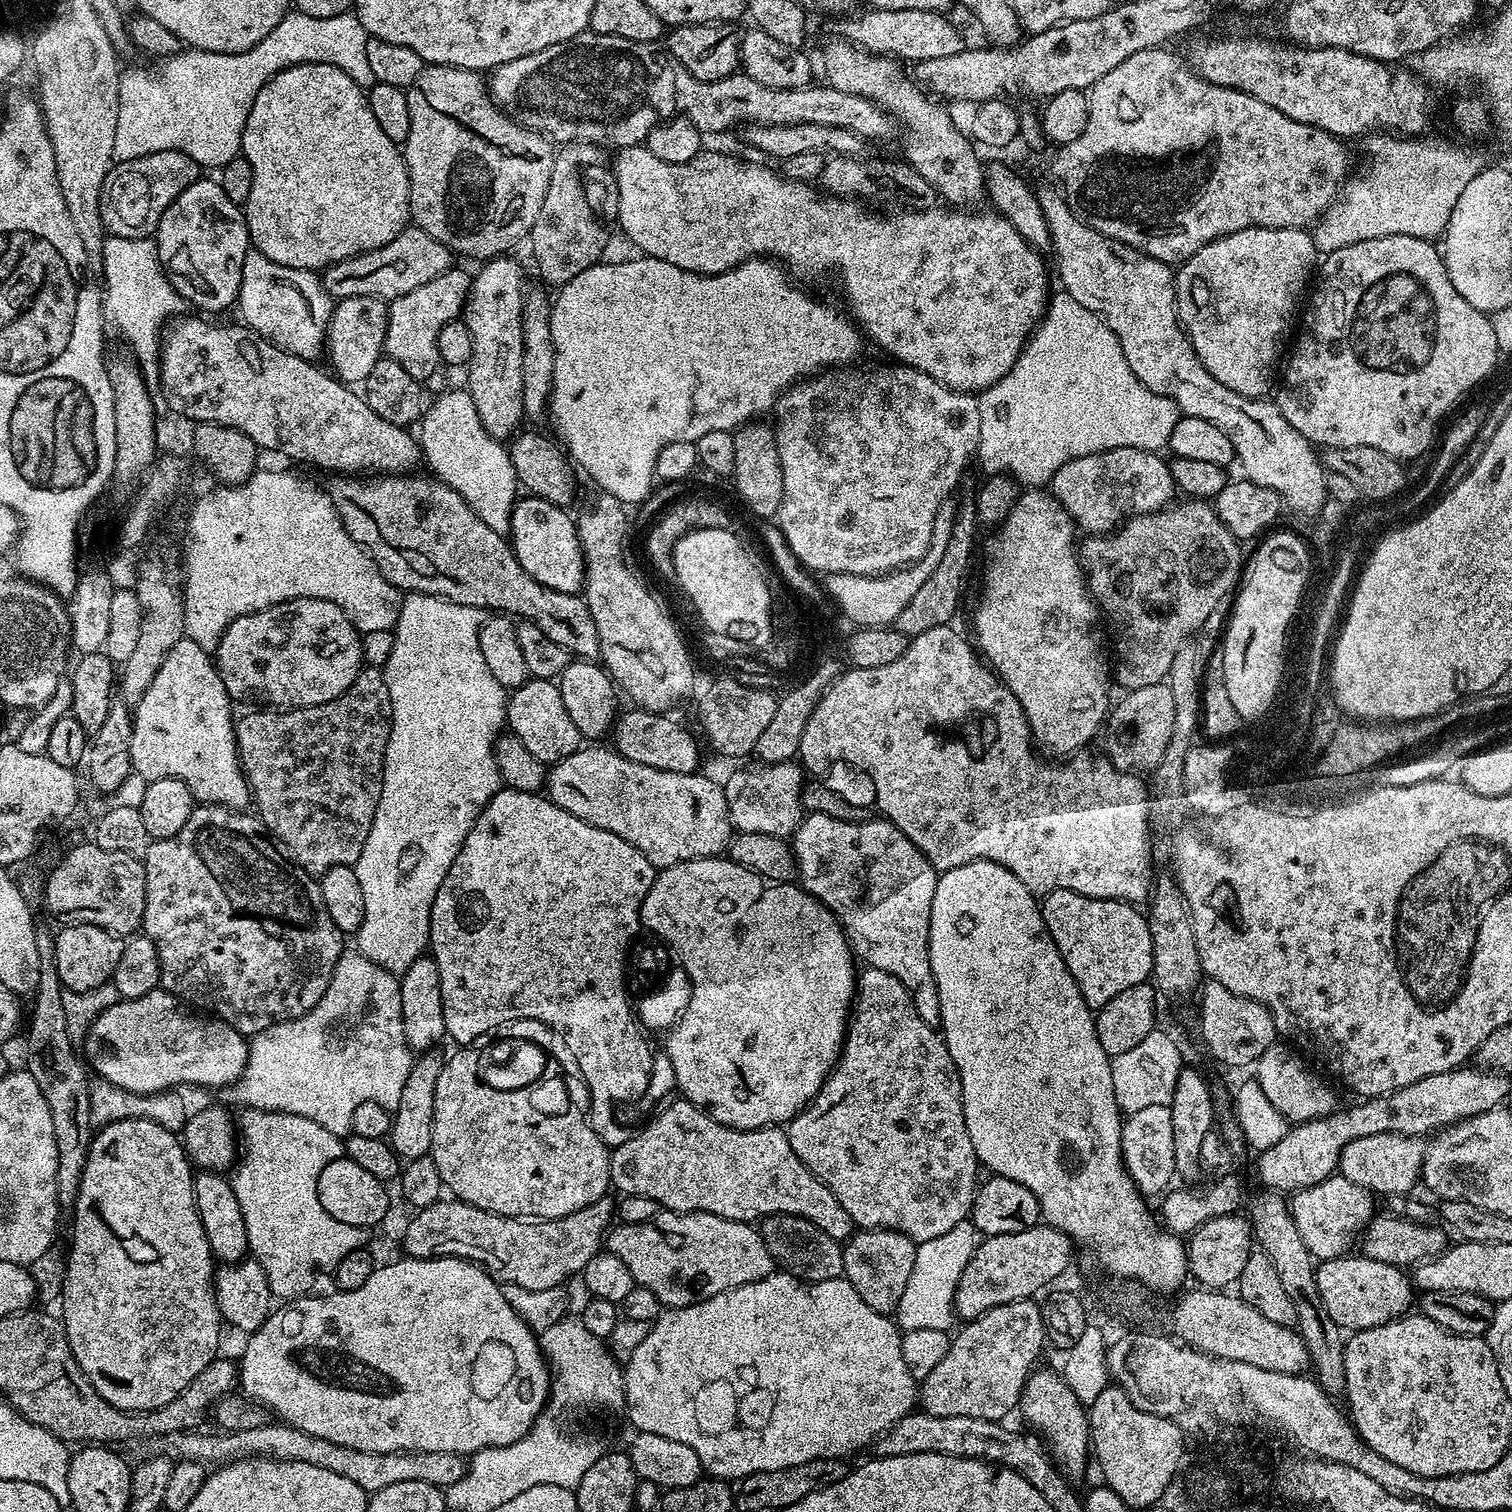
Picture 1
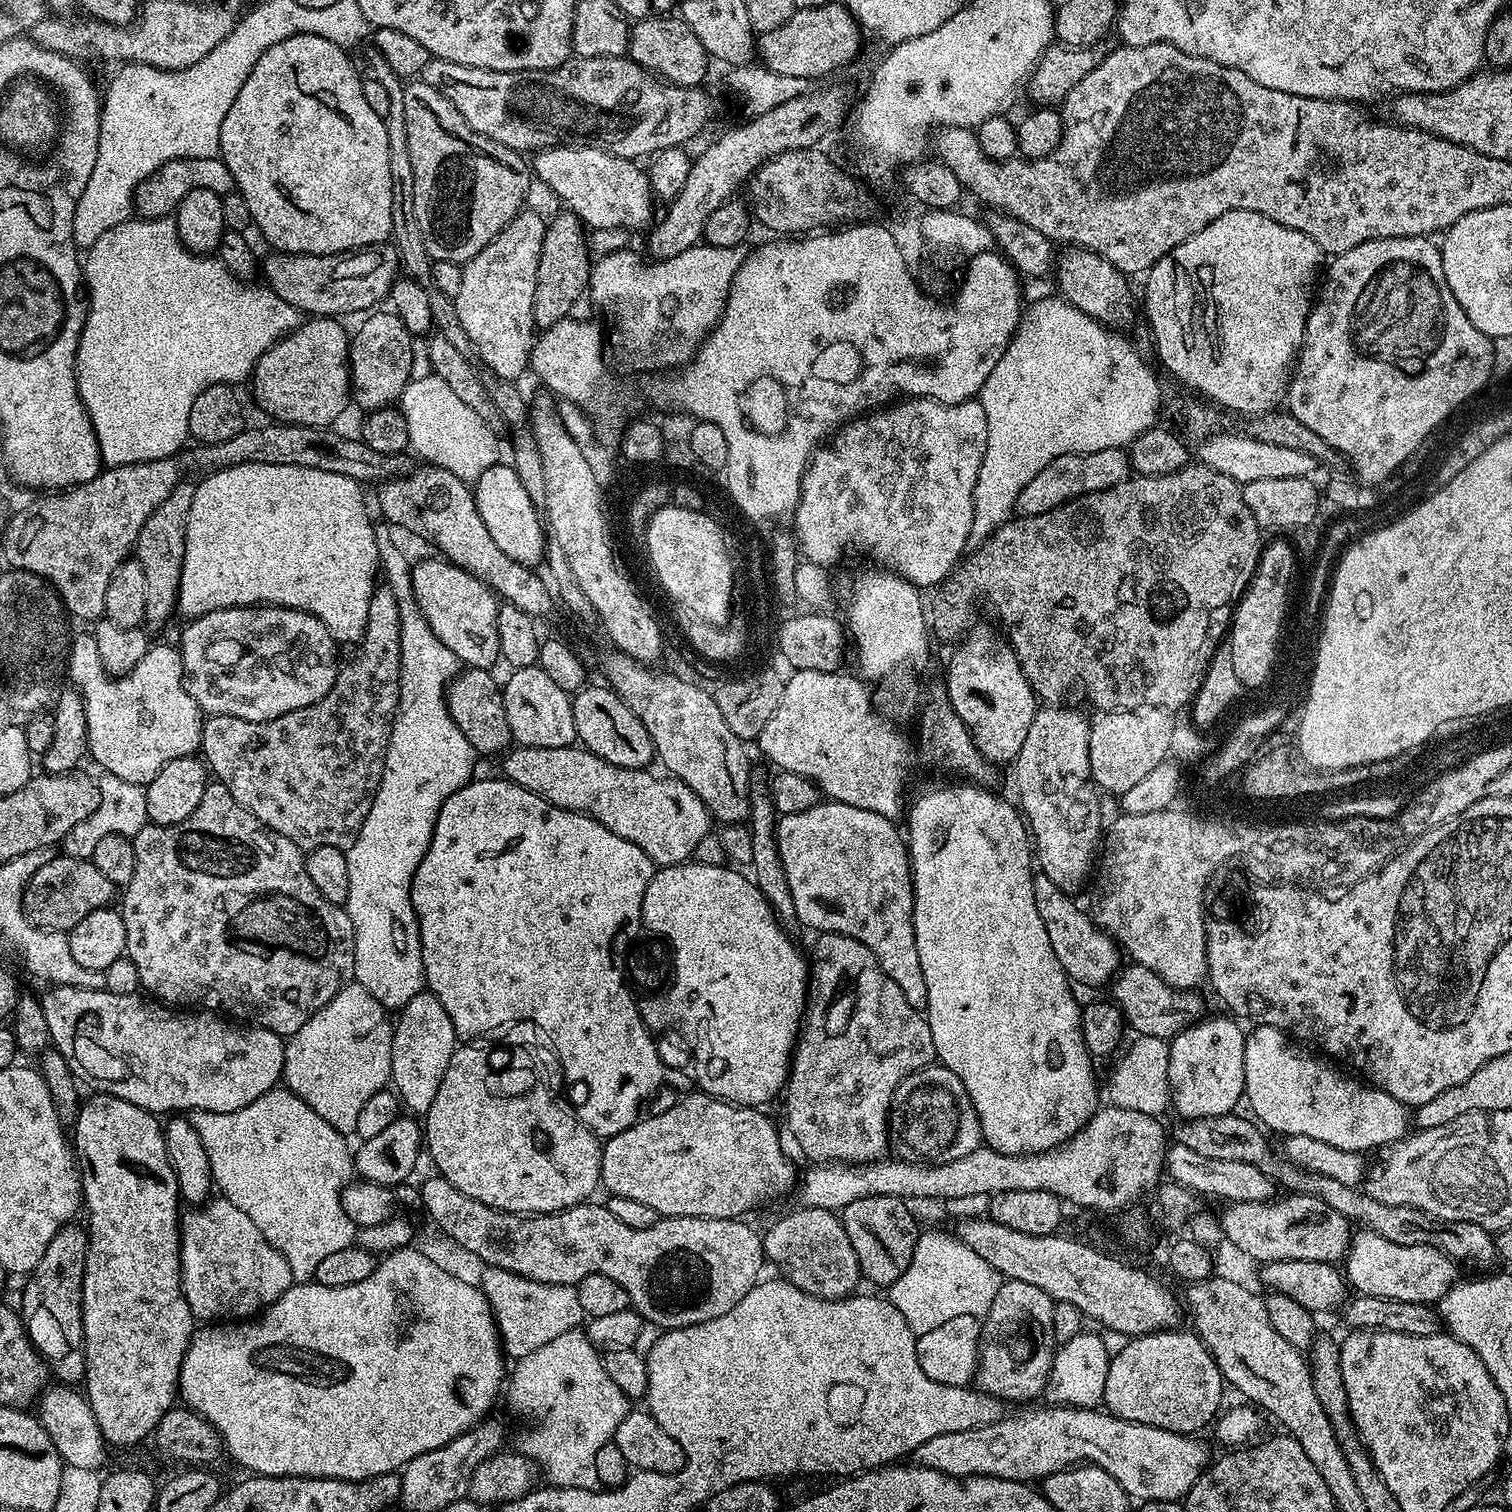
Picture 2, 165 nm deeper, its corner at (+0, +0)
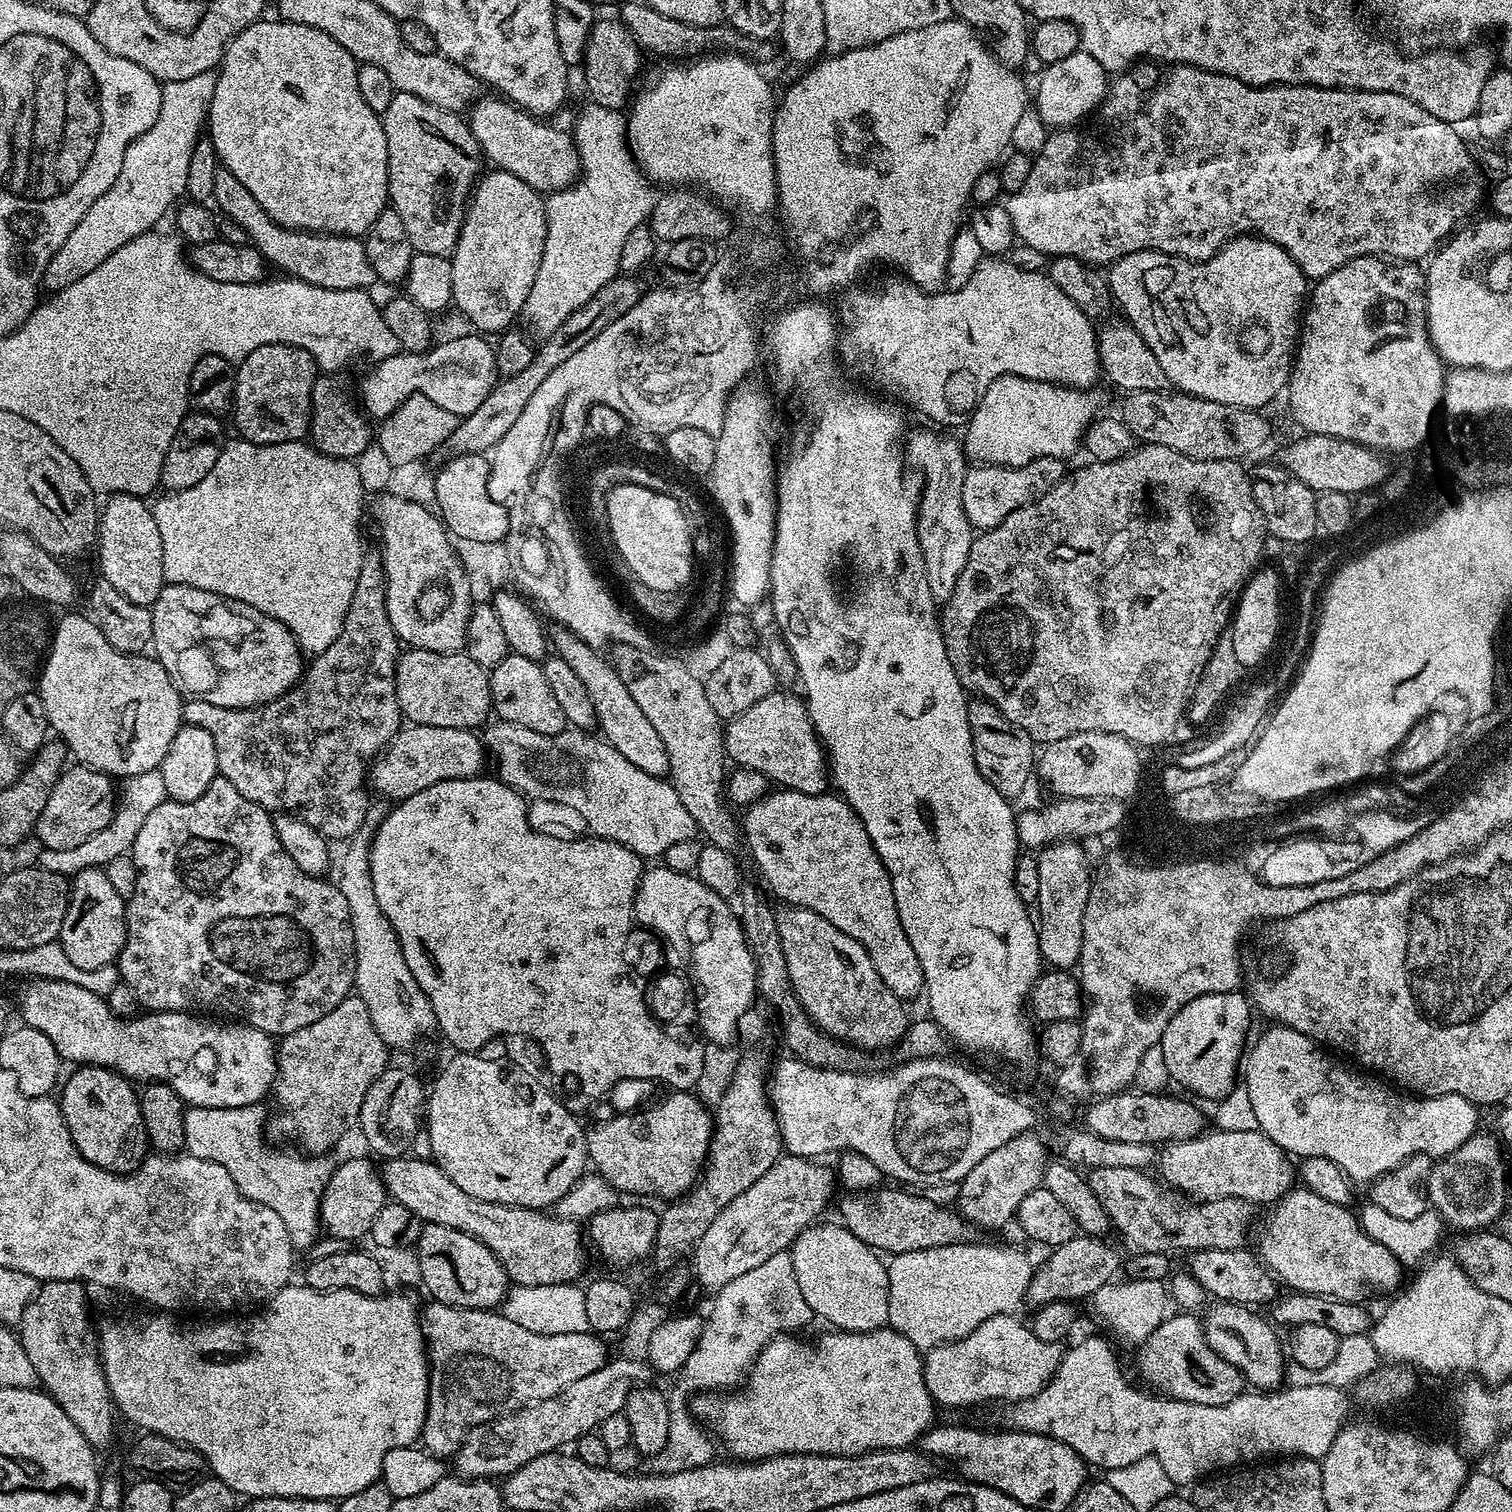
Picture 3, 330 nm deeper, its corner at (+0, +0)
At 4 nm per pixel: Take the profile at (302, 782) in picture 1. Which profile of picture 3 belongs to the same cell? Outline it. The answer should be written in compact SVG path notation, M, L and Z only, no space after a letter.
M369 551L364 557L362 570L358 570L358 586L354 586L354 598L350 602L350 610L346 614L342 634L338 634L338 638L334 638L334 642L330 647L313 659L316 660L313 664L311 661L307 665L300 683L295 688L292 688L289 692L283 692L277 700L272 700L269 704L259 704L257 708L223 708L195 698L189 699L184 706L184 724L202 726L202 730L210 733L210 738L214 738L214 750L218 750L218 773L226 777L238 789L238 794L242 794L242 798L250 798L250 802L269 809L273 813L291 814L302 818L302 822L314 826L314 830L318 830L318 834L322 834L325 840L329 842L335 842L335 840L347 841L355 836L358 829L363 826L366 814L370 811L370 804L368 804L370 792L366 787L370 769L377 757L383 753L389 742L395 738L396 733L402 727L398 694L396 693L396 662L400 659L402 645L394 634L394 626L390 626L390 614L386 610L387 589L388 575L384 572L381 553L379 551Z

